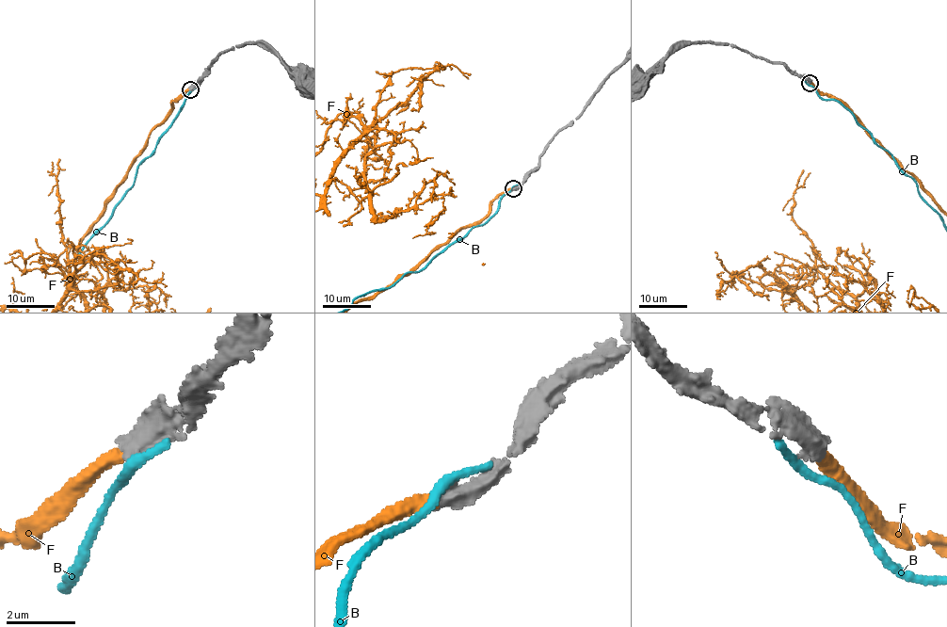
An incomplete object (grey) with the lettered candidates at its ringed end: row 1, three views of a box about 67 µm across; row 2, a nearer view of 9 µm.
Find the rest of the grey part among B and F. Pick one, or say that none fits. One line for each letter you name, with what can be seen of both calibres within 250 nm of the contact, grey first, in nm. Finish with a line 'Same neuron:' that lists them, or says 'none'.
F: calibres 550 and 400 nm
Same neuron: F

